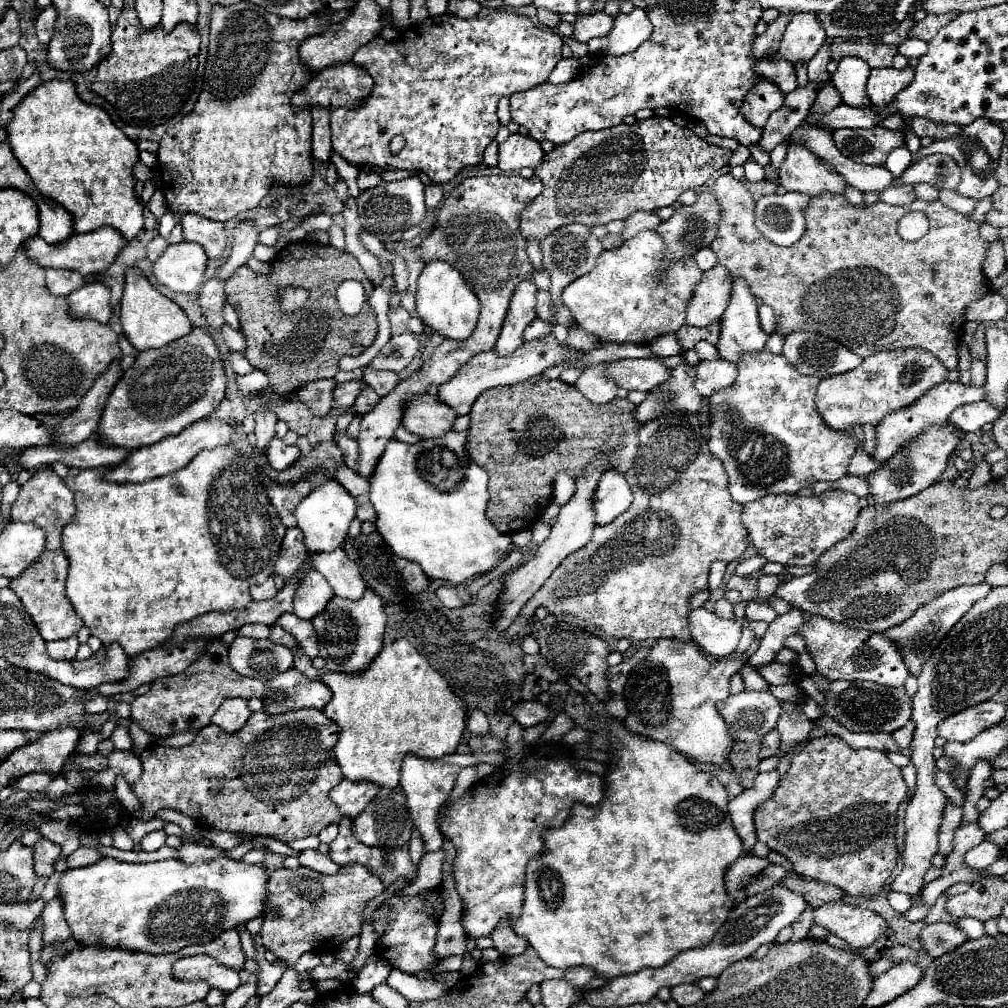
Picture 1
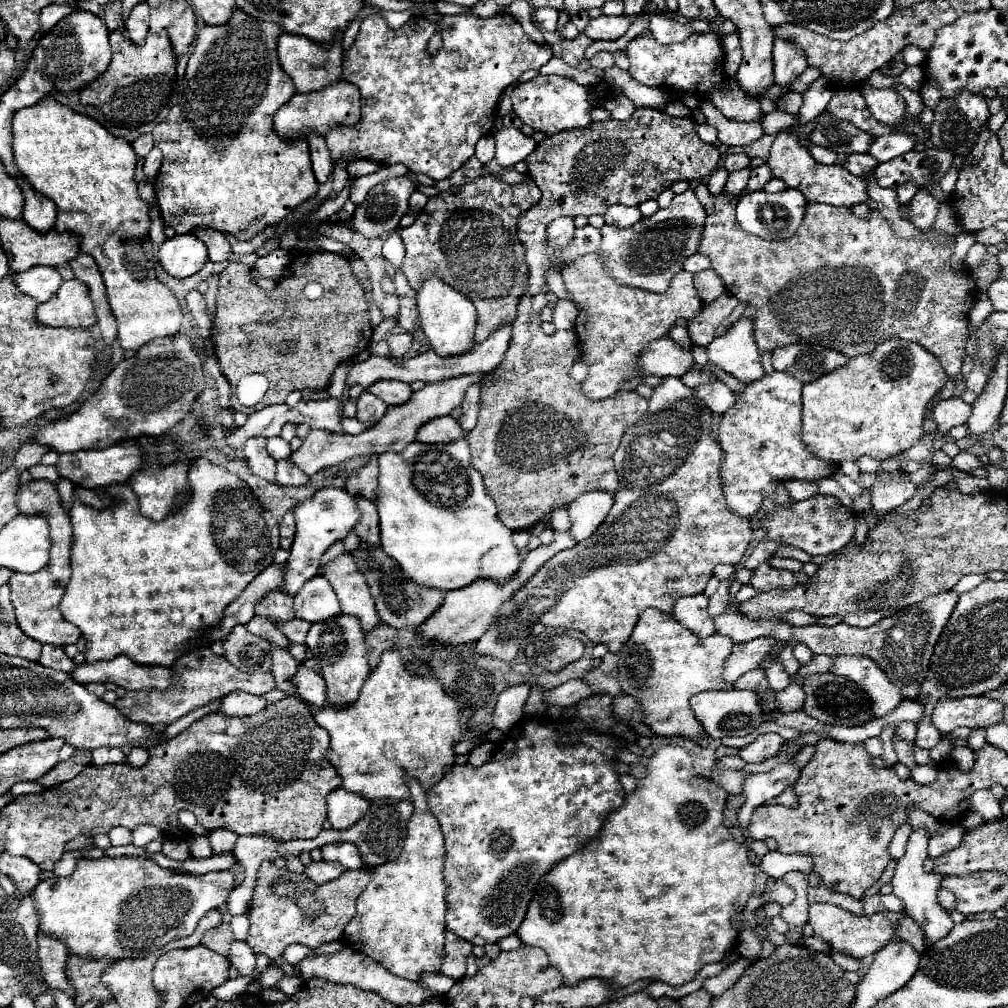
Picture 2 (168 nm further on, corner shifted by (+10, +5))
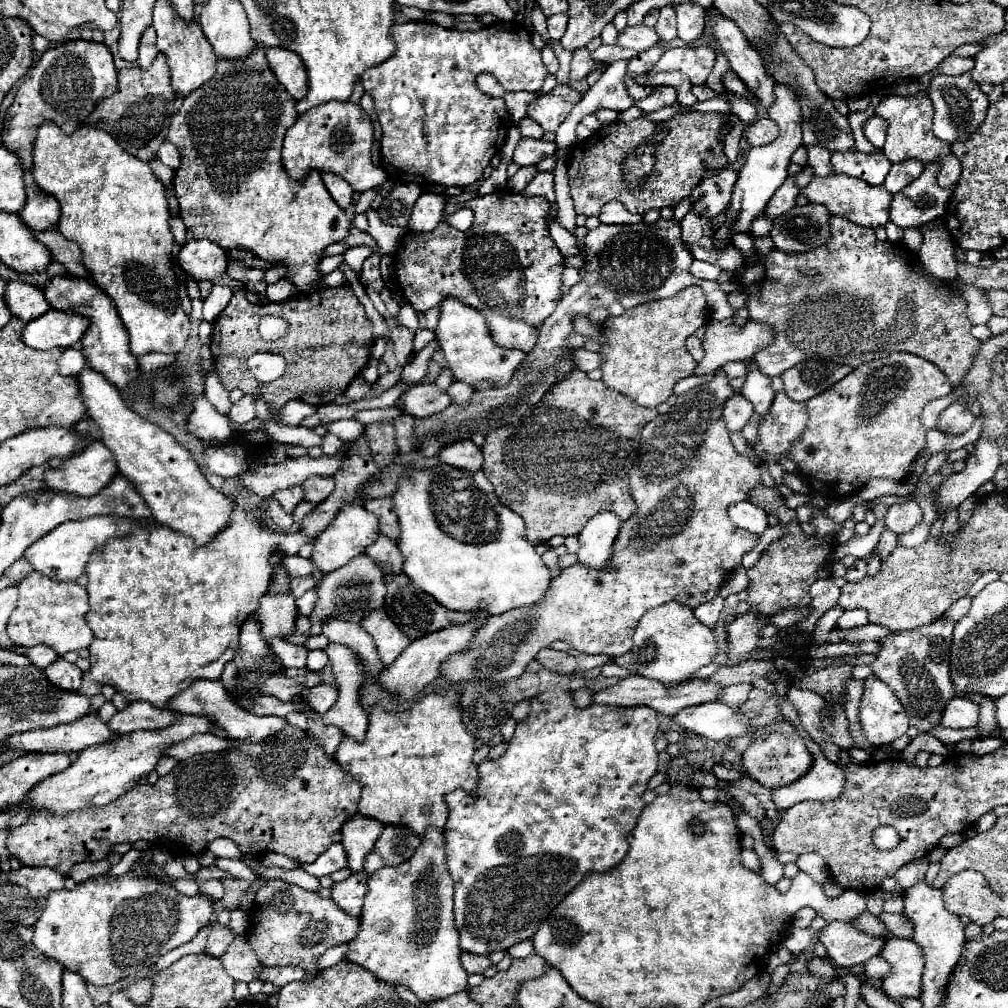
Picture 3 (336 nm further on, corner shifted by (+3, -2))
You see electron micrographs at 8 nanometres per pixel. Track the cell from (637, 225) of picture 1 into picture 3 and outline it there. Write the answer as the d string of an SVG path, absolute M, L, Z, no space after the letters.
M609 201L609 203L601 209L599 219L601 219L601 223L607 223L607 225L613 225L613 223L615 223L615 225L617 225L617 223L621 223L621 225L633 225L633 223L641 223L641 221L643 221L641 215L629 213L629 211L621 205L621 201Z

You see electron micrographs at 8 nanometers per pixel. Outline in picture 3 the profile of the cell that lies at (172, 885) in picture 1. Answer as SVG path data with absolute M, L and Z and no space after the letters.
M131 871L121 877L95 877L79 883L75 889L49 893L43 915L33 925L33 947L65 969L79 973L85 983L113 985L123 979L133 979L141 969L155 965L161 955L193 939L193 935L211 921L213 911L215 903L209 897L185 897L169 883L139 877Z

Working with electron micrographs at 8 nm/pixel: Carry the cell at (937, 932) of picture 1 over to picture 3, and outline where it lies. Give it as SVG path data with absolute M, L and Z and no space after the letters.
M881 913L879 919L881 919L881 923L889 929L889 933L891 933L893 937L905 937L905 939L911 939L911 937L913 937L913 923L911 923L905 915Z

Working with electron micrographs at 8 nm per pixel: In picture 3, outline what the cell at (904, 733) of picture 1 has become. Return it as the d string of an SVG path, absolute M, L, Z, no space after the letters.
M917 735L903 751L903 759L915 759L915 755L919 751L927 751L927 753L935 753L935 755L941 755L941 757L947 757L949 755L949 749L945 747L945 743L941 743L937 737L933 735Z

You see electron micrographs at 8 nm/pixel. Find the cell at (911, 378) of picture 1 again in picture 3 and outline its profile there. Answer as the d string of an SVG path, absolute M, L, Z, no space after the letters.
M893 353L885 359L865 363L853 369L841 383L835 383L829 391L817 395L807 403L807 427L799 441L789 449L789 457L799 469L799 477L821 497L845 497L867 485L871 479L903 481L911 463L925 447L925 427L921 423L923 407L953 391L949 379L931 361L911 353Z

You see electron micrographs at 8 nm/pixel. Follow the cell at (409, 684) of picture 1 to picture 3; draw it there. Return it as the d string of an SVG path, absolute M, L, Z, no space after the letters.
M429 693L413 707L401 713L387 713L381 707L373 707L369 713L369 729L363 743L357 743L349 737L341 741L337 751L337 763L361 785L361 803L359 813L377 819L383 825L401 825L409 827L415 835L423 837L427 827L437 827L439 831L445 829L447 823L447 803L445 795L463 789L469 795L477 795L479 785L479 771L473 763L475 741L465 729L461 721L461 713L439 693Z

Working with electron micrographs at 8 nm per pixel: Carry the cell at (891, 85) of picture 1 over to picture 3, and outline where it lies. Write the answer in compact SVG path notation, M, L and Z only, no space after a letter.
M919 93L919 95L911 95L911 97L889 95L875 107L875 115L883 117L889 123L883 153L891 163L901 163L901 161L907 161L907 159L919 159L927 167L929 163L937 161L939 163L937 185L945 189L945 187L953 187L957 183L959 173L961 173L961 165L957 163L957 157L951 153L949 145L945 141L937 139L931 131L933 103L931 103L927 93Z

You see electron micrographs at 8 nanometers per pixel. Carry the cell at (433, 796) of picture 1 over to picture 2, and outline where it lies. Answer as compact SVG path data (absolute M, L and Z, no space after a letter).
M406 778L406 786L410 788L410 802L414 806L414 812L408 820L408 832L406 832L406 844L402 854L392 860L390 864L380 864L372 868L372 880L364 888L364 892L356 900L356 916L348 922L344 934L350 948L356 952L362 952L382 964L392 974L414 980L422 972L438 972L444 956L444 910L446 910L446 886L442 878L444 870L444 840L442 832L438 828L438 820L434 820L428 804L426 804L426 788L416 778Z

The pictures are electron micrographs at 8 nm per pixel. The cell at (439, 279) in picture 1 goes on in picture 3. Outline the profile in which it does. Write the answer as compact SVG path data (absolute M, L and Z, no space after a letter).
M449 297L441 303L441 317L437 325L437 341L441 343L441 351L449 363L449 369L453 371L455 379L461 383L467 383L475 387L477 383L491 383L493 387L505 387L513 379L513 371L519 367L519 363L525 359L527 353L517 349L505 349L499 347L487 329L485 317L479 311L473 311L473 307L463 305L461 301Z

